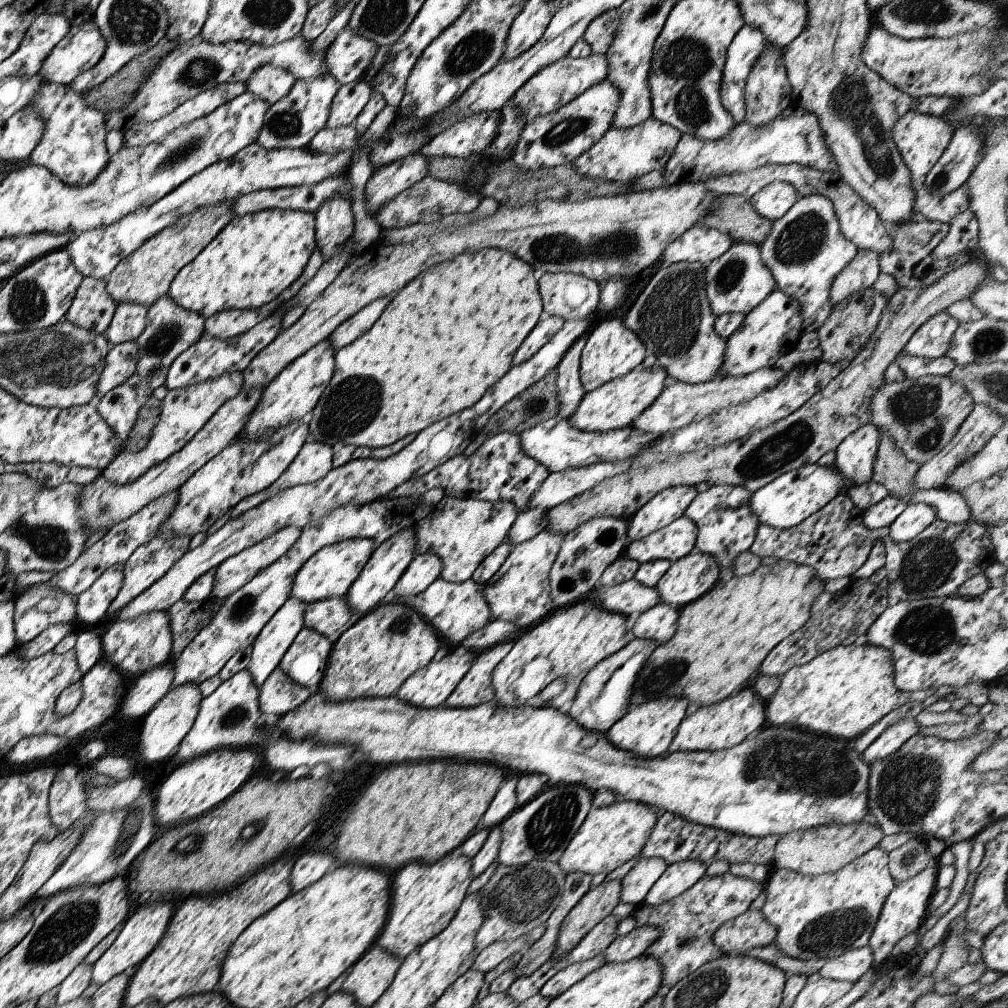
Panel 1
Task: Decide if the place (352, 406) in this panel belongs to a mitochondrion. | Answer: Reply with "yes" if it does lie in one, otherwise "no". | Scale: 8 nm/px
yes

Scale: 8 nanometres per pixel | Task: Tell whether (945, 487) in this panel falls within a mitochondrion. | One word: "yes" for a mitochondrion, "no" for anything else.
no

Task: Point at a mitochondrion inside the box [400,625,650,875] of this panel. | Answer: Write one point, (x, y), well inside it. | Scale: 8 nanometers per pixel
(548, 830)

